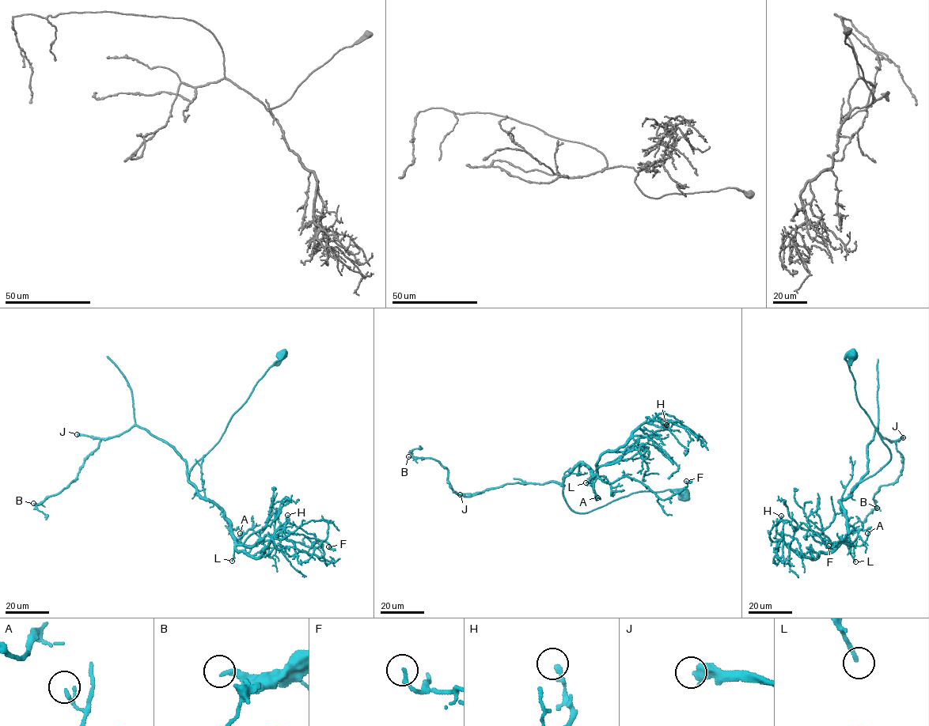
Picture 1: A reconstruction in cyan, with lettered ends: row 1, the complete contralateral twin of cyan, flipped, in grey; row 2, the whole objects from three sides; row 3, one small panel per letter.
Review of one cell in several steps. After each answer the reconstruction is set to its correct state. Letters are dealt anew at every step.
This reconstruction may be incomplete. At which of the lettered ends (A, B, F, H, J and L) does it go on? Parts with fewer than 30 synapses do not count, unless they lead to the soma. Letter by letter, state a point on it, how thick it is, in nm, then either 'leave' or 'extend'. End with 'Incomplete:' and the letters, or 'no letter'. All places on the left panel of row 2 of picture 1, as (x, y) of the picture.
A: (240, 533) | 140 nm | leave
B: (33, 503) | 240 nm | extend
F: (328, 546) | 150 nm | leave
H: (287, 515) | 240 nm | leave
J: (77, 434) | 480 nm | extend
L: (232, 561) | 190 nm | leave
Incomplete: B, J

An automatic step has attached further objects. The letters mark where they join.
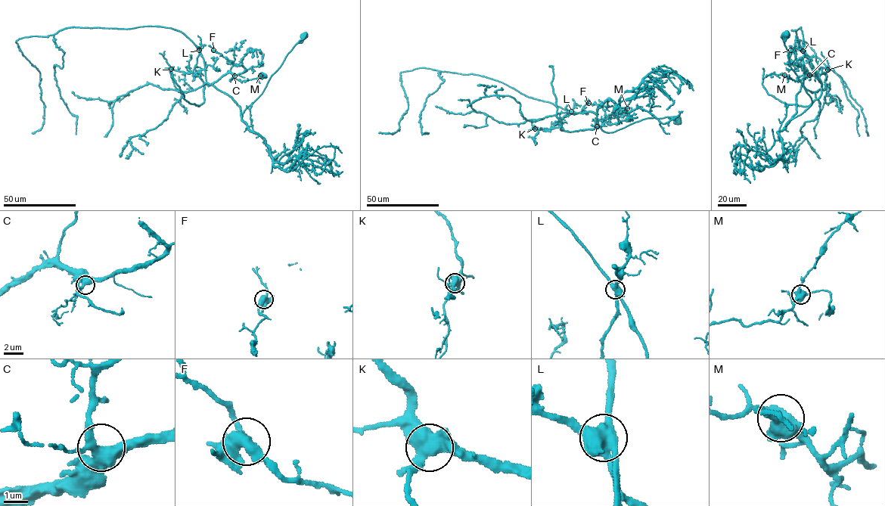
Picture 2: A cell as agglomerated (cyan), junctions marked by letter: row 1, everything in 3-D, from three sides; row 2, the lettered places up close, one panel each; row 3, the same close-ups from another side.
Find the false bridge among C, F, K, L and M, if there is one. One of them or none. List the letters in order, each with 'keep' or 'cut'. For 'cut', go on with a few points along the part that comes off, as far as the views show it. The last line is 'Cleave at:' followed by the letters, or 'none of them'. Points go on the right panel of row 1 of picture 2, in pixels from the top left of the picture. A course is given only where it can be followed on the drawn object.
C: keep
F: keep
K: keep
L: cut; foreign part runs (802, 51), (822, 85), (813, 72), (795, 81), (771, 73), (762, 78)
M: keep
Cleave at: L

